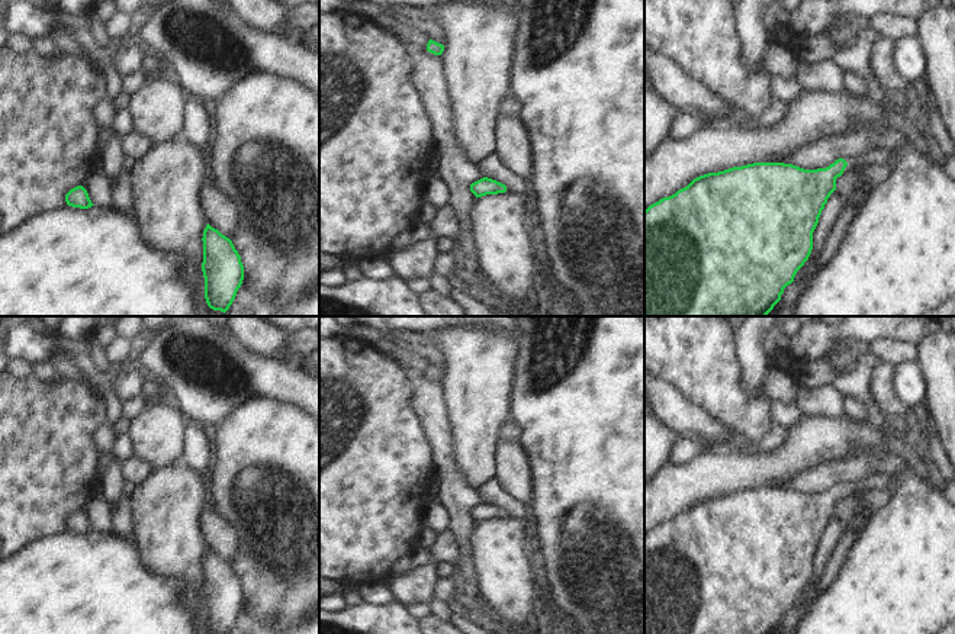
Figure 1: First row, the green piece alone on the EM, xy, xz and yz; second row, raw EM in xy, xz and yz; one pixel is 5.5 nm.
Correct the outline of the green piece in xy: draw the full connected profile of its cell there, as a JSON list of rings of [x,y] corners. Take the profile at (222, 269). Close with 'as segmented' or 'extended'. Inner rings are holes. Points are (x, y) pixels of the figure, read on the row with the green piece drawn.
[[[209,223],[203,231],[205,299],[210,309],[226,312],[244,280],[244,265],[232,241]]]; as segmented

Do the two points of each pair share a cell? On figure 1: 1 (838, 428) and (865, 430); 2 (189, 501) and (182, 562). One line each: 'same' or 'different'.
1: same
2: same

